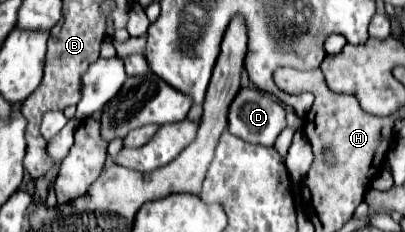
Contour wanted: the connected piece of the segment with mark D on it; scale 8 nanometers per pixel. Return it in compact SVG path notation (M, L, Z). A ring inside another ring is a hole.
M242 89L230 105L228 131L248 143L272 147L284 127L282 103L258 89Z

